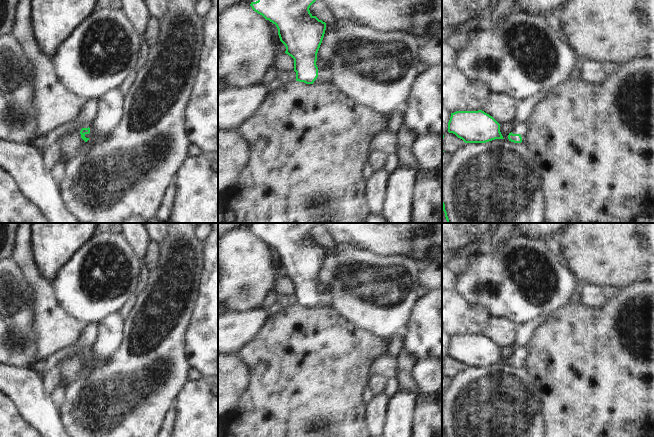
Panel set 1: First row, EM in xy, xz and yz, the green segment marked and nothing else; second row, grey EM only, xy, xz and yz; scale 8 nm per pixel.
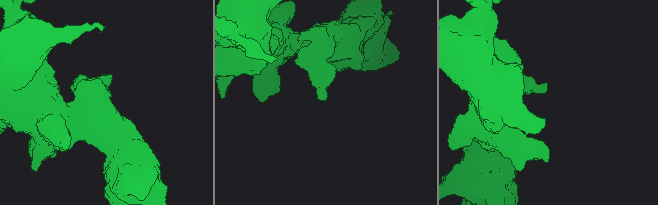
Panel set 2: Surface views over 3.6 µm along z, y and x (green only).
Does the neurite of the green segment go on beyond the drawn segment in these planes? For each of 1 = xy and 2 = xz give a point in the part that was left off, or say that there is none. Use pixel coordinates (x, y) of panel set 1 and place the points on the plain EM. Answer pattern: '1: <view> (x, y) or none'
1: xy (110, 329)
2: xz (324, 297)

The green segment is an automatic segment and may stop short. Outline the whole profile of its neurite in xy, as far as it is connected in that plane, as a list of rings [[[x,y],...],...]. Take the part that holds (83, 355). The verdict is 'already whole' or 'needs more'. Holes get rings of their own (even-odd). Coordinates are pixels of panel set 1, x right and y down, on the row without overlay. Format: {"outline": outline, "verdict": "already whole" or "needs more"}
{"outline": [[[118,313],[109,315],[98,323],[98,335],[88,352],[82,352],[81,362],[87,366],[90,362],[106,362],[122,341],[124,321]]], "verdict": "needs more"}

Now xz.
{"outline": [[[258,223],[250,230],[276,249],[280,265],[285,269],[285,277],[294,283],[296,305],[306,308],[329,307],[331,303],[331,286],[318,292],[316,289],[317,277],[322,267],[326,247],[310,237],[310,230],[319,223]]], "verdict": "needs more"}

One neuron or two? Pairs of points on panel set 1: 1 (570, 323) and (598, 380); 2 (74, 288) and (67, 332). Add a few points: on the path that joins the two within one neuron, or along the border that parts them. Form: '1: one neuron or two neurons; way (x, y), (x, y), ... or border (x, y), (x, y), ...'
1: one neuron; way (576, 337), (580, 356), (590, 366)
2: two neurons; border (56, 296), (57, 302), (71, 316), (84, 325)

